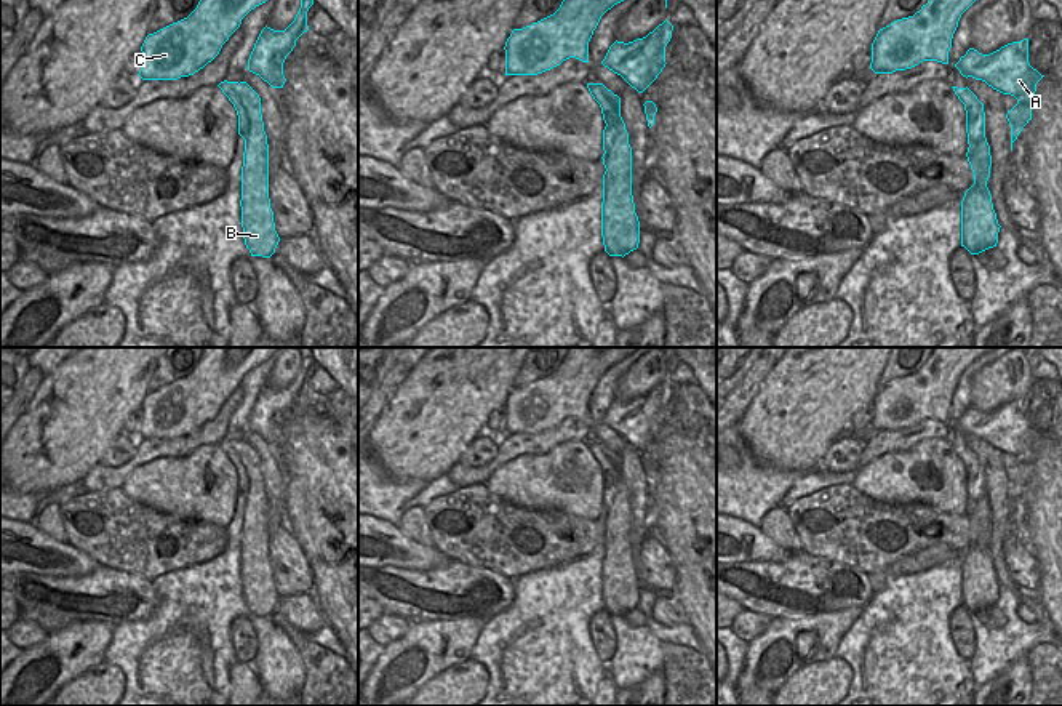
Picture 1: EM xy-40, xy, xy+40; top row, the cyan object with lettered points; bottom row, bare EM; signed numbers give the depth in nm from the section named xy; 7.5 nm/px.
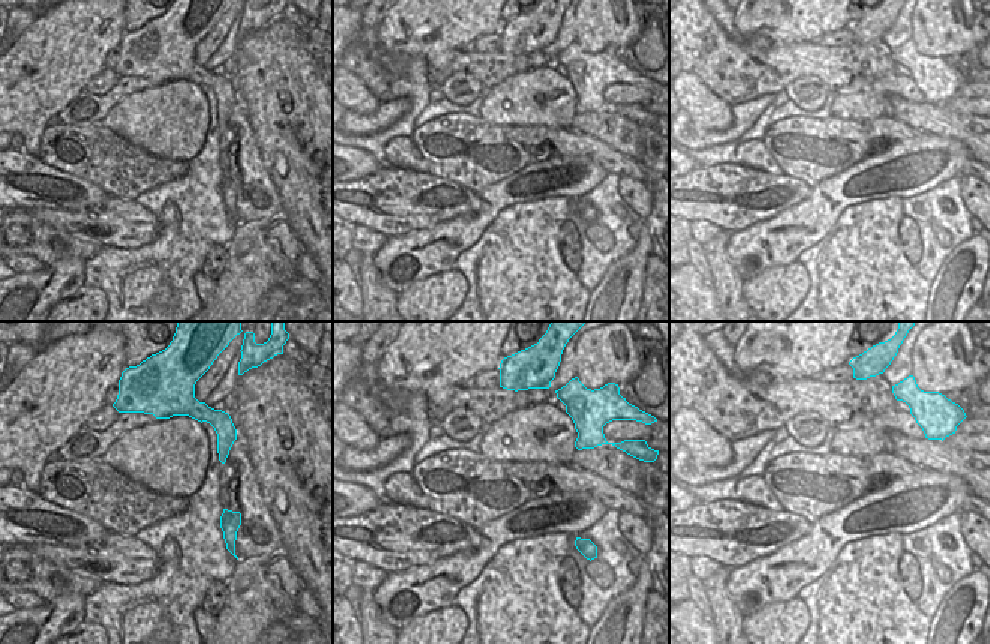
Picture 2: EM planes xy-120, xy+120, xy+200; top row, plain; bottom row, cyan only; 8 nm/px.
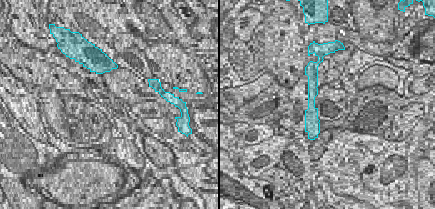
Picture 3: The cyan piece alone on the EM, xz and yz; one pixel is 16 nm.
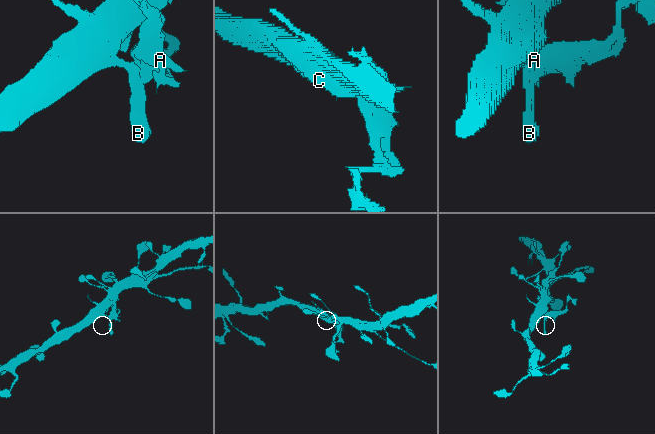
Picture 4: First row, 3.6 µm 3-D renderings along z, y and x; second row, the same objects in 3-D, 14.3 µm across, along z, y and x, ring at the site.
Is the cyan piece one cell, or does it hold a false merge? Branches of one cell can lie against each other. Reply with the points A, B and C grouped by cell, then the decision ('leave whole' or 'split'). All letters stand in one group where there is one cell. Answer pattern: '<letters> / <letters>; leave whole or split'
A / B C; split

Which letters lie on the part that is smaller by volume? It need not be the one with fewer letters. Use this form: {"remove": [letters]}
{"remove": ["A"]}

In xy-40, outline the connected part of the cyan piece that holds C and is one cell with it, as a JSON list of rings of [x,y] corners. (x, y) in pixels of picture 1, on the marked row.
[[[200,0],[184,19],[149,34],[141,46],[142,80],[178,80],[211,62],[242,19],[267,0]]]

